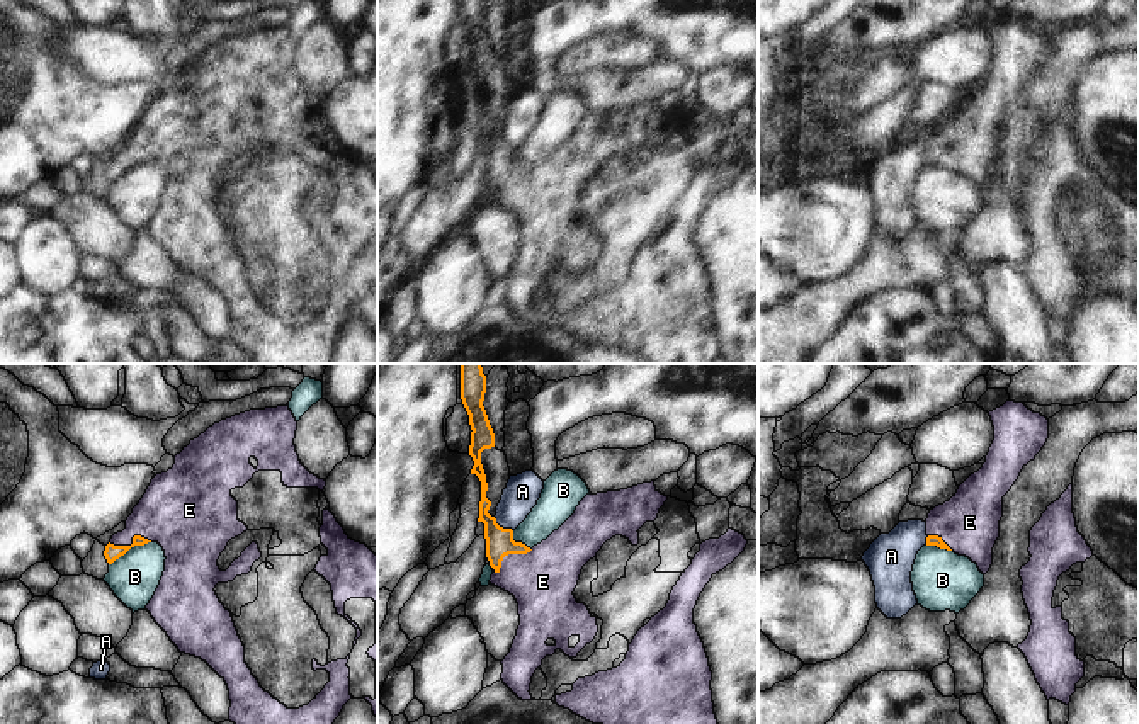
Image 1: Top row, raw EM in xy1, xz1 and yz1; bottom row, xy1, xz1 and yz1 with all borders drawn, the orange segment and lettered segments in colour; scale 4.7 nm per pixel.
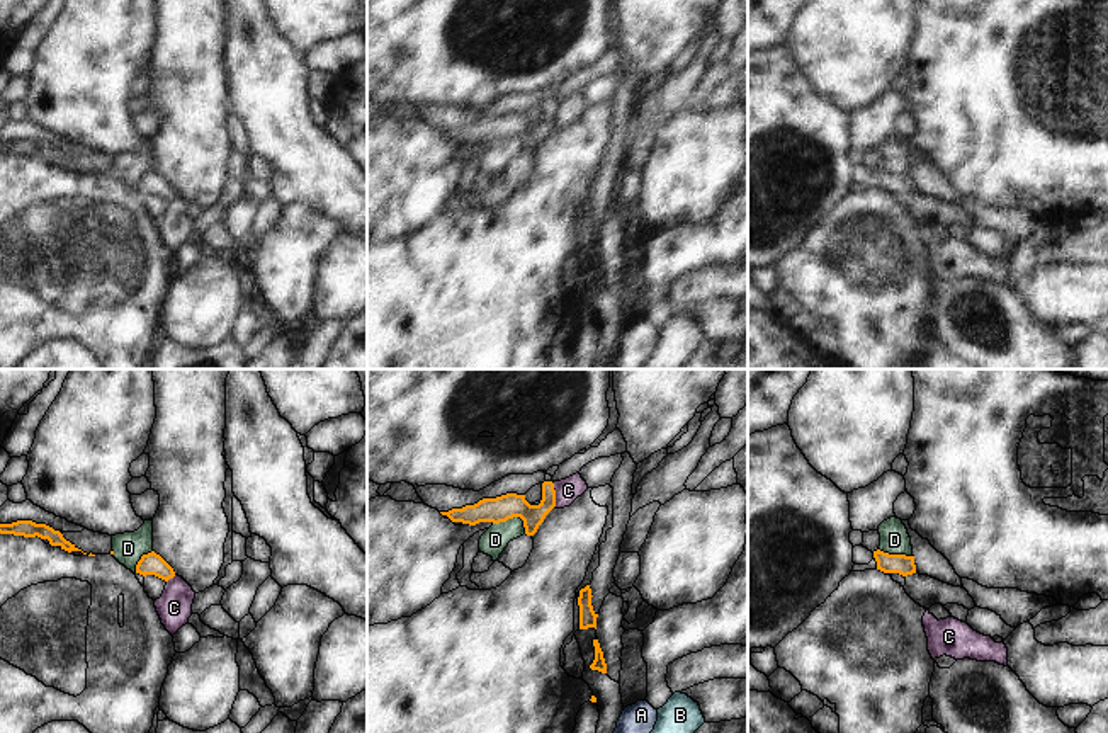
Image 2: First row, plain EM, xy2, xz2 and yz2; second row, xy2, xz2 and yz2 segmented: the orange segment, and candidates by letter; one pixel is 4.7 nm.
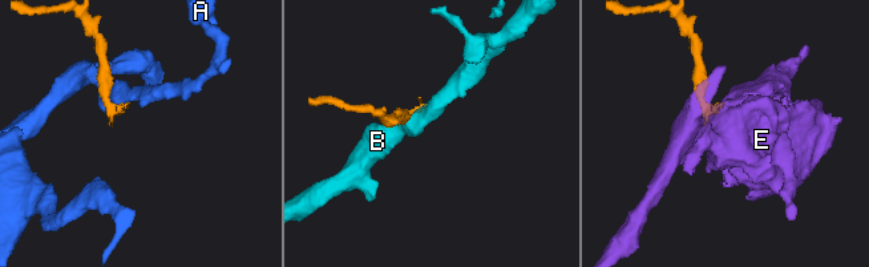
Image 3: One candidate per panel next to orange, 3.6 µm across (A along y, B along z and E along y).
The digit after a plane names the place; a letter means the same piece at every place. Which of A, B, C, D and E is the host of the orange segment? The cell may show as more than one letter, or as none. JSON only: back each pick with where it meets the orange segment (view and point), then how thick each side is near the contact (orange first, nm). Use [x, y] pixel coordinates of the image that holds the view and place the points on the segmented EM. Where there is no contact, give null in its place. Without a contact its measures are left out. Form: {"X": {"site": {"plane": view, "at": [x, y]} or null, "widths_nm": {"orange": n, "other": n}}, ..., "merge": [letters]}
{"E": {"site": {"plane": "xz1", "at": [509, 553]}, "widths_nm": {"orange": 130, "other": 300}}, "merge": ["E"]}

